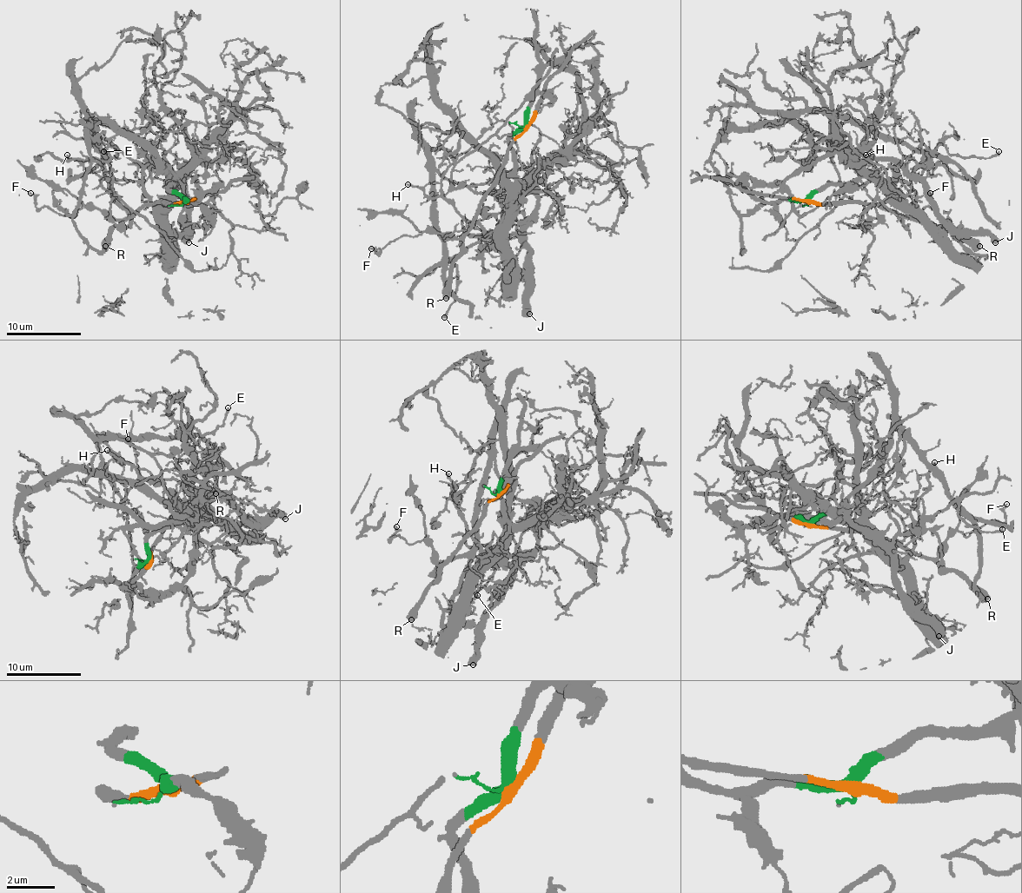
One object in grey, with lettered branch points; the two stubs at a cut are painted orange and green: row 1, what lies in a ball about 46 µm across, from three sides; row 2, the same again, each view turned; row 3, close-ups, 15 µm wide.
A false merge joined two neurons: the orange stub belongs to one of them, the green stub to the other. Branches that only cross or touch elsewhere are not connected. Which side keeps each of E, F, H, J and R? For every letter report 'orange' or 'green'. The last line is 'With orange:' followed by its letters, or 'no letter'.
E: green
F: orange
H: green
J: green
R: orange
With orange: F, R

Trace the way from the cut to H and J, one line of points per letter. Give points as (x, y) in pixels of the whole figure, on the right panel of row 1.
H: (807, 201), (820, 188), (867, 177), (909, 205), (914, 190), (905, 181), (880, 179), (866, 155)
J: (807, 201), (820, 188), (867, 177), (950, 241), (958, 234), (988, 234), (995, 242)

